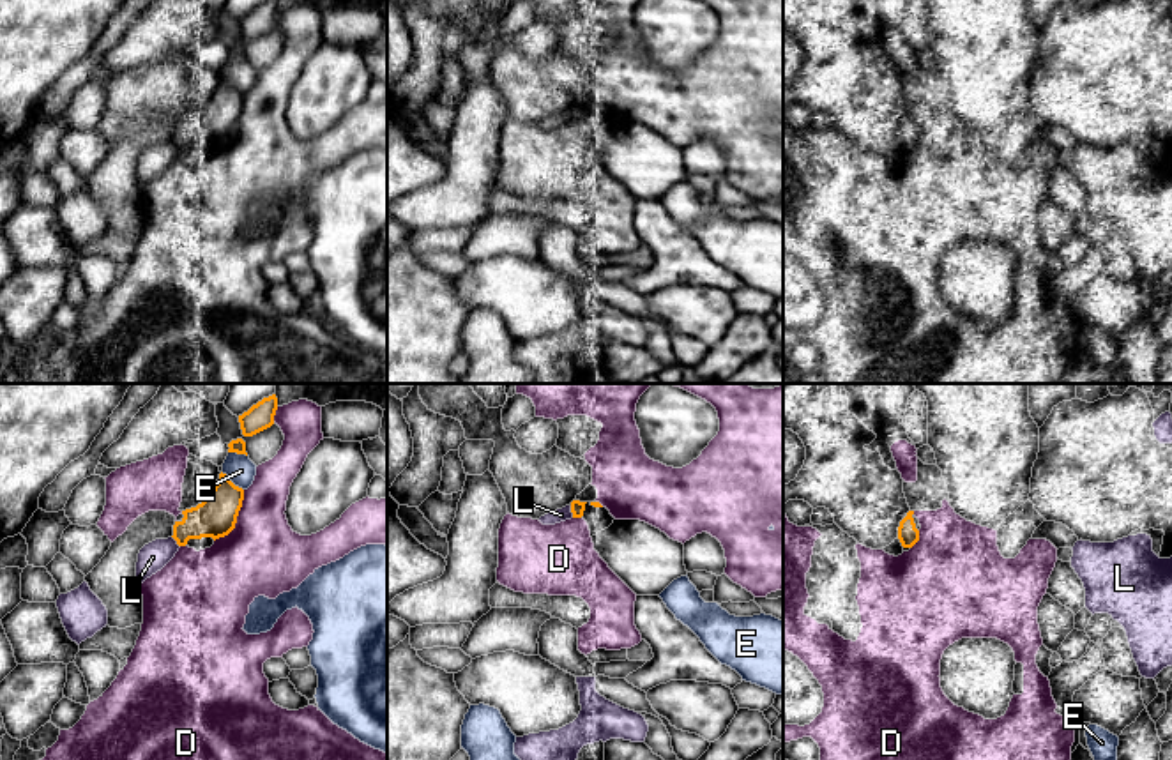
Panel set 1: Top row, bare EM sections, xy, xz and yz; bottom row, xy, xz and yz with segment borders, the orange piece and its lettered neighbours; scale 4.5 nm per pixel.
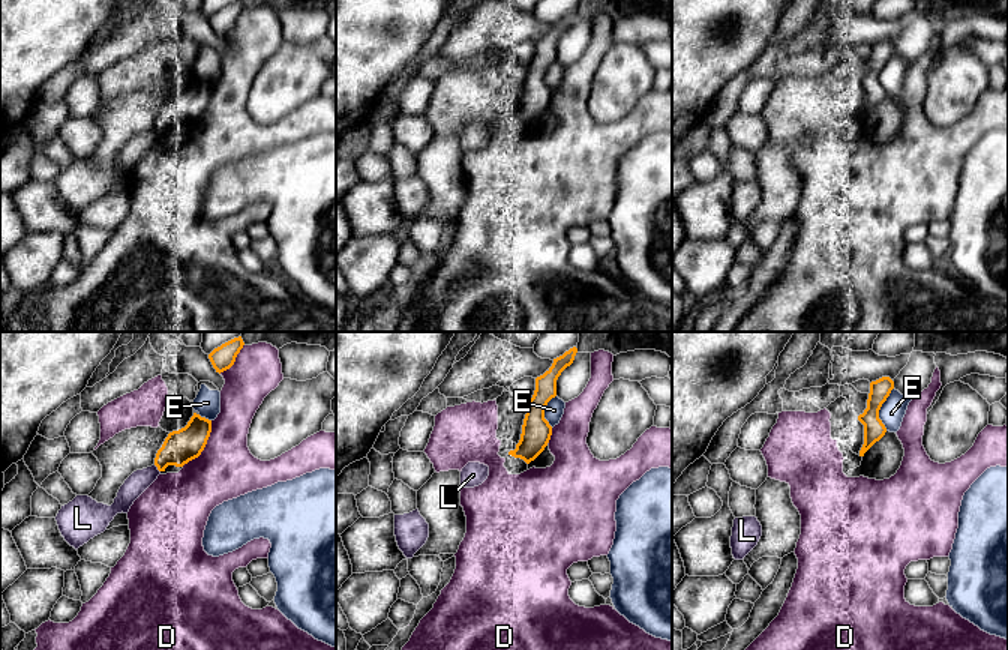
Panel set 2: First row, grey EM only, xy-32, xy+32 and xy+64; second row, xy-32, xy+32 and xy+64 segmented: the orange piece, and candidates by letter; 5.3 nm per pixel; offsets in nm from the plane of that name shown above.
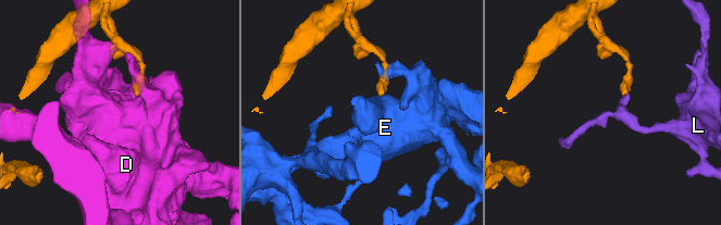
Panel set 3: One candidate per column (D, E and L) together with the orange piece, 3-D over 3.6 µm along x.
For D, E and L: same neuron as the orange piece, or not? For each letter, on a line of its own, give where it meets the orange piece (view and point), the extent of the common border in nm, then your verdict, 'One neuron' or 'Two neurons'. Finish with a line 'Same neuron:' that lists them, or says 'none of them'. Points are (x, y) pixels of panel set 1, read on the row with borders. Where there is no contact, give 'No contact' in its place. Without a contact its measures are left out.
D: Touches orange at xy (235, 518). Shared border 280 nm. Two neurons
E: Touches orange at xy (230, 481). Shared border 130 nm. Two neurons
L: Touches orange at xz (571, 511). Shared border 60 nm. Two neurons
Same neuron: none of them

